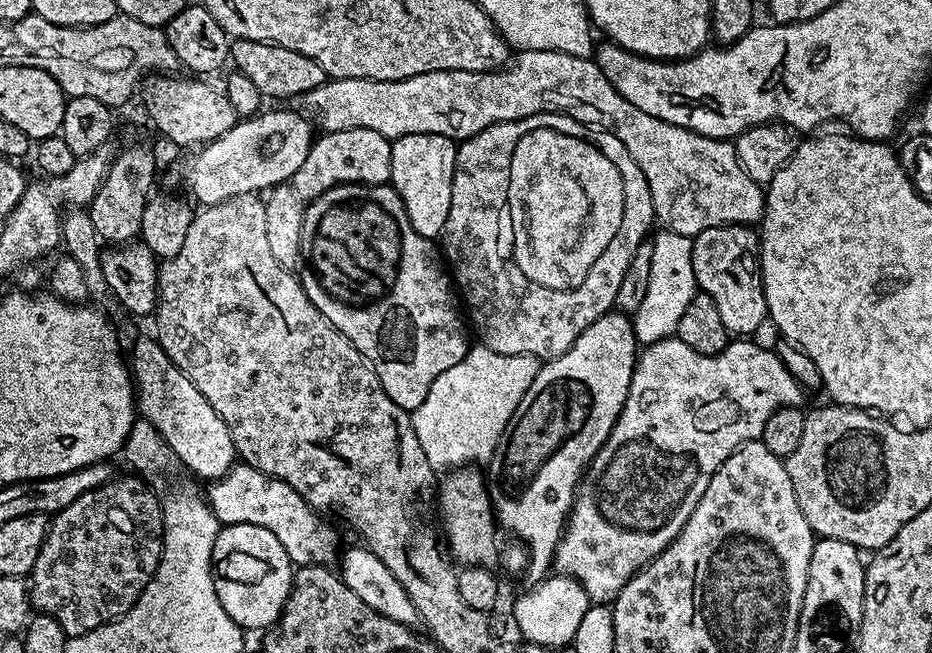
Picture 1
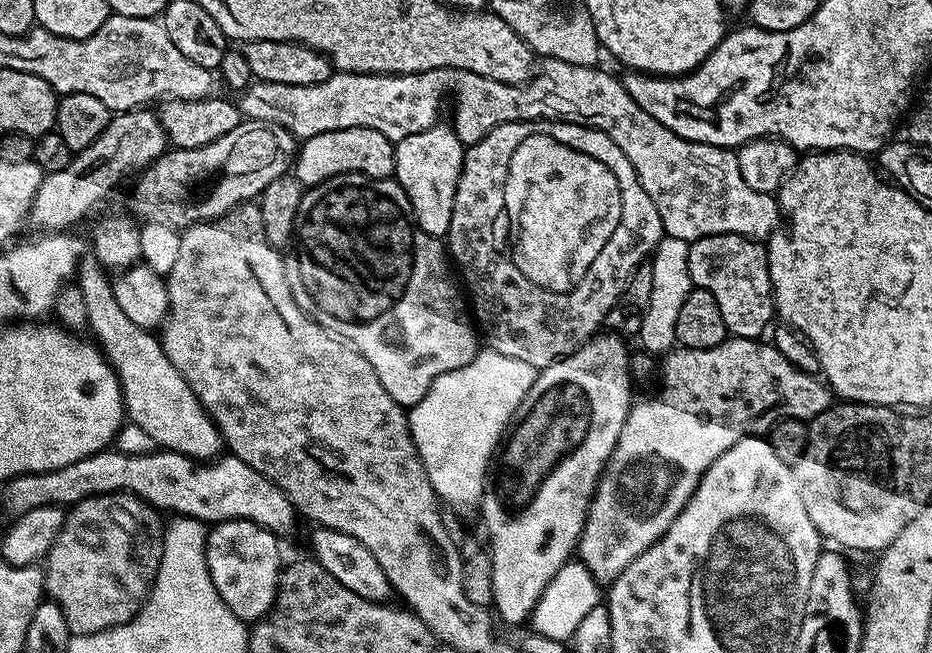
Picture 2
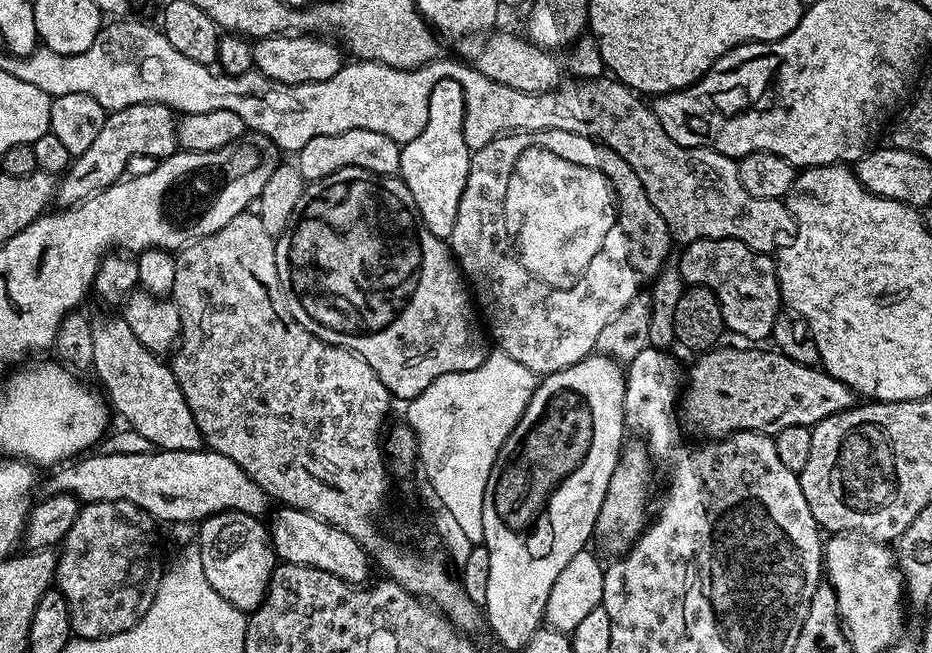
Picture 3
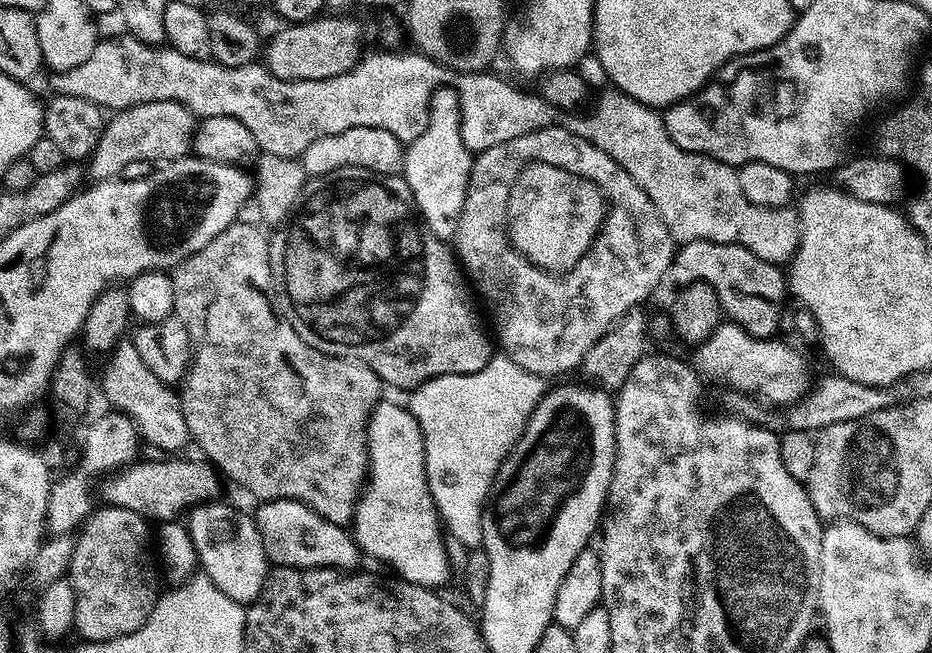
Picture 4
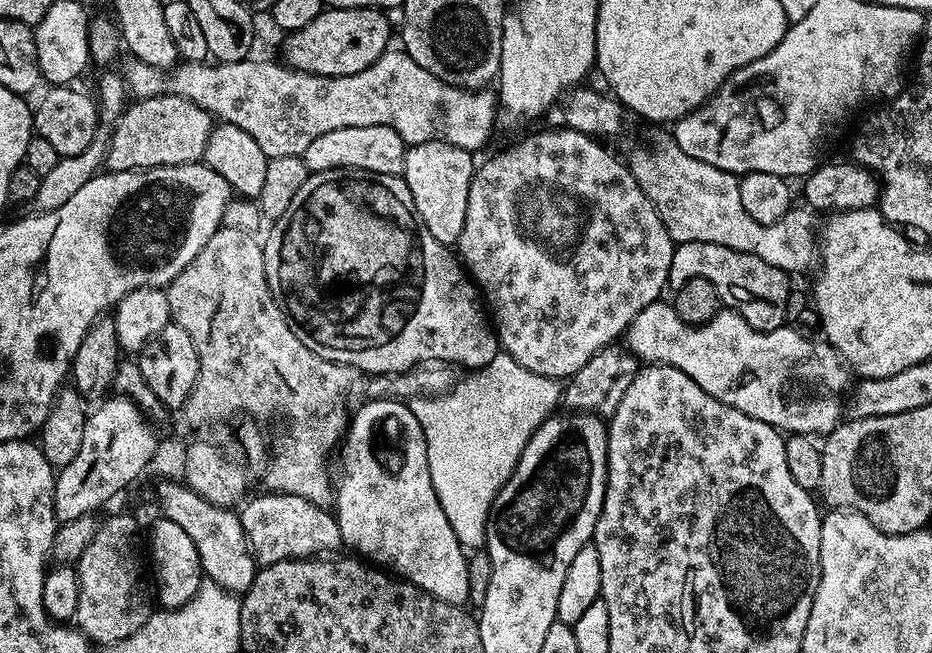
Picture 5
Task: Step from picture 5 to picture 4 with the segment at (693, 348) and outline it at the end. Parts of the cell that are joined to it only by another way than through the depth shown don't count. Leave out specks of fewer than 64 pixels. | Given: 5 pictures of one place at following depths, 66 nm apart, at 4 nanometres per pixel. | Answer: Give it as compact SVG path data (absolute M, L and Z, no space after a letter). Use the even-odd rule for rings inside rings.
M721 322L710 338L695 345L694 352L694 367L701 377L708 379L709 376L734 388L732 390L738 394L755 394L768 404L794 405L808 395L814 383L814 375L804 357L807 355L799 347L780 338L751 336L746 329L731 322Z

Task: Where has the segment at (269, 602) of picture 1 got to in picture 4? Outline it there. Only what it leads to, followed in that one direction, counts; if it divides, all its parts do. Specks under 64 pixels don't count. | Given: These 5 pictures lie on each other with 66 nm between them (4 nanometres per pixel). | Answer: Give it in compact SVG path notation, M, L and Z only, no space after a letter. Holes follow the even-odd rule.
M205 502L197 504L186 516L186 527L194 542L194 550L203 575L208 576L234 602L249 605L258 598L264 580L268 577L270 565L262 538L251 515L239 512L228 504Z

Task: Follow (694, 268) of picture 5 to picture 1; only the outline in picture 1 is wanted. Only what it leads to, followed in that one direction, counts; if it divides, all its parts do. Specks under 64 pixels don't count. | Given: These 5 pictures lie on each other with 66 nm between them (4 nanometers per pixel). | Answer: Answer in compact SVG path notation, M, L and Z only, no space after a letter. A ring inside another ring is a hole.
M723 224L702 230L692 241L692 261L697 289L714 300L729 333L748 338L766 324L768 307L760 281L760 238L755 227Z

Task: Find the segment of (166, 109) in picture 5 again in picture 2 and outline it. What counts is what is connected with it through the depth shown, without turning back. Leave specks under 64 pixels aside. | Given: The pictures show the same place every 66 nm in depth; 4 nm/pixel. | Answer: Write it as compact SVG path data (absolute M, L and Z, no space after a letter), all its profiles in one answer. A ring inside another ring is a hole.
M141 106L130 112L113 115L111 122L80 152L75 153L66 166L66 170L54 170L47 173L34 194L34 202L30 206L27 223L33 224L41 233L62 232L71 229L71 224L88 216L116 187L120 179L131 168L143 169L145 166L161 159L169 147L168 135L159 115L155 111Z

